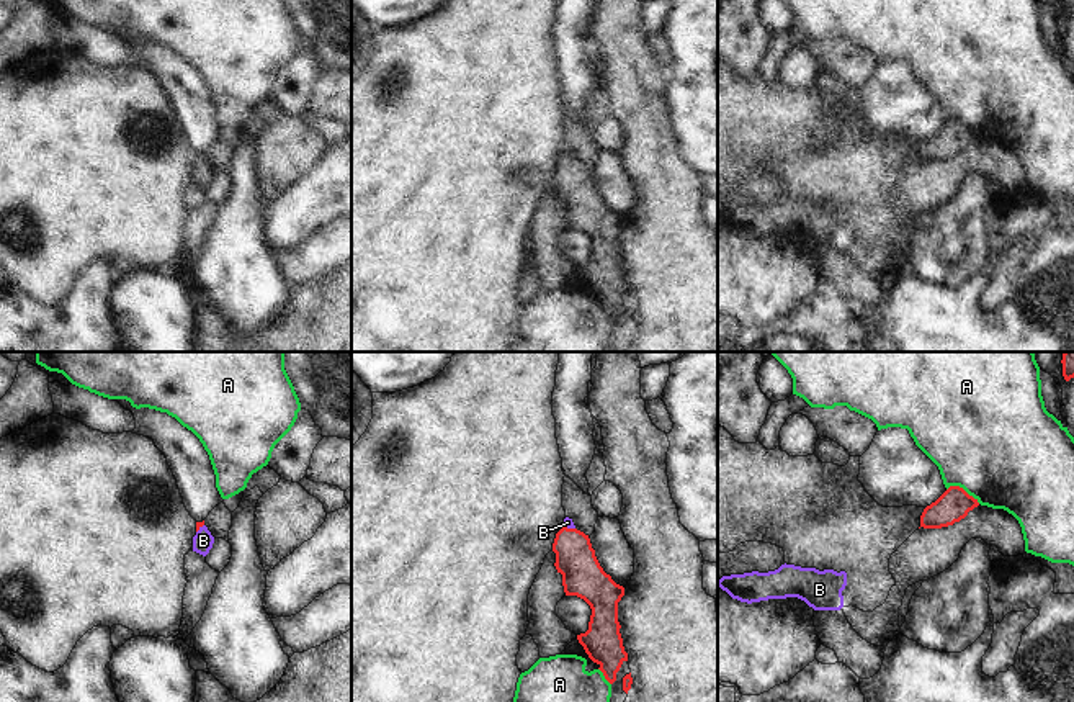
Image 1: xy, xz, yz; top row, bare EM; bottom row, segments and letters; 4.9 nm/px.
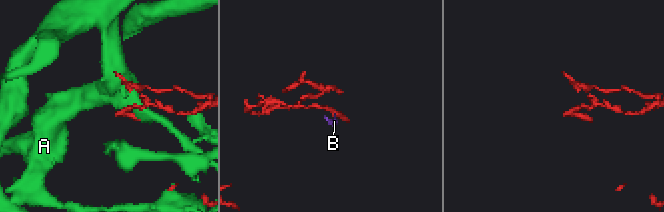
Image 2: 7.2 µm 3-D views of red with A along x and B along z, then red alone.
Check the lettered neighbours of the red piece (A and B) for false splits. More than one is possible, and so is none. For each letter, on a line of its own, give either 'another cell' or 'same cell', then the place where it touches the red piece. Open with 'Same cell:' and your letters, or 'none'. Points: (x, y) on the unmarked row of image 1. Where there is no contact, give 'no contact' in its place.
Same cell: B
A: another cell; meets red in yz at (962, 121)
B: same cell; meets red in xz at (569, 162)

